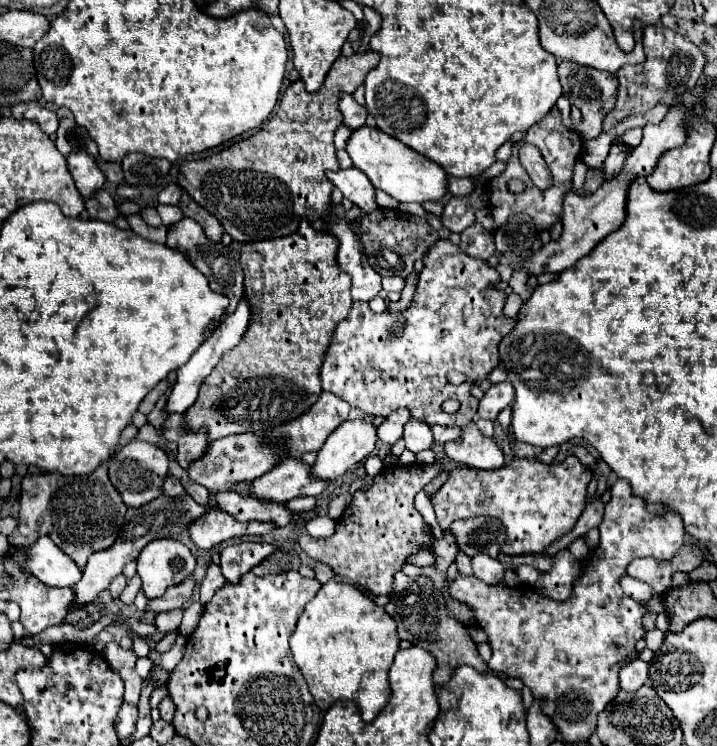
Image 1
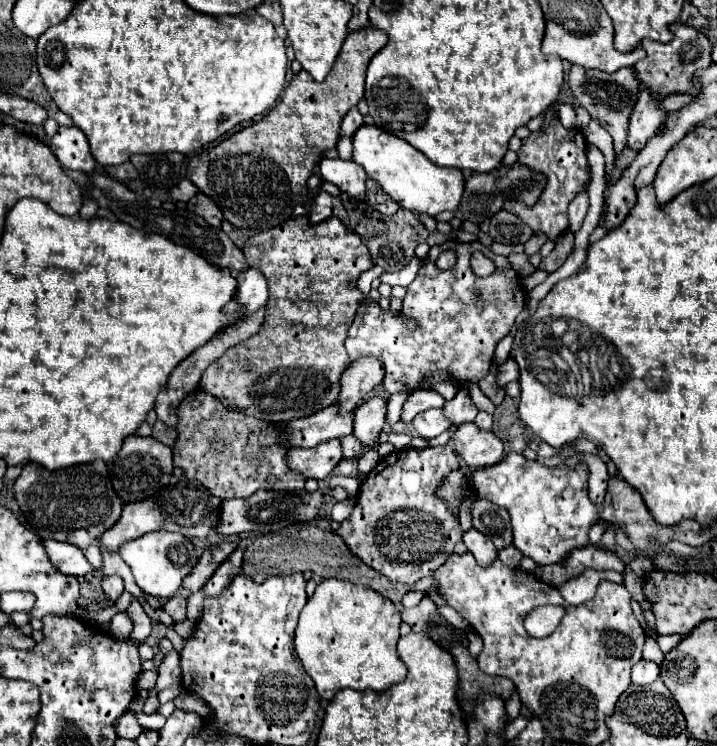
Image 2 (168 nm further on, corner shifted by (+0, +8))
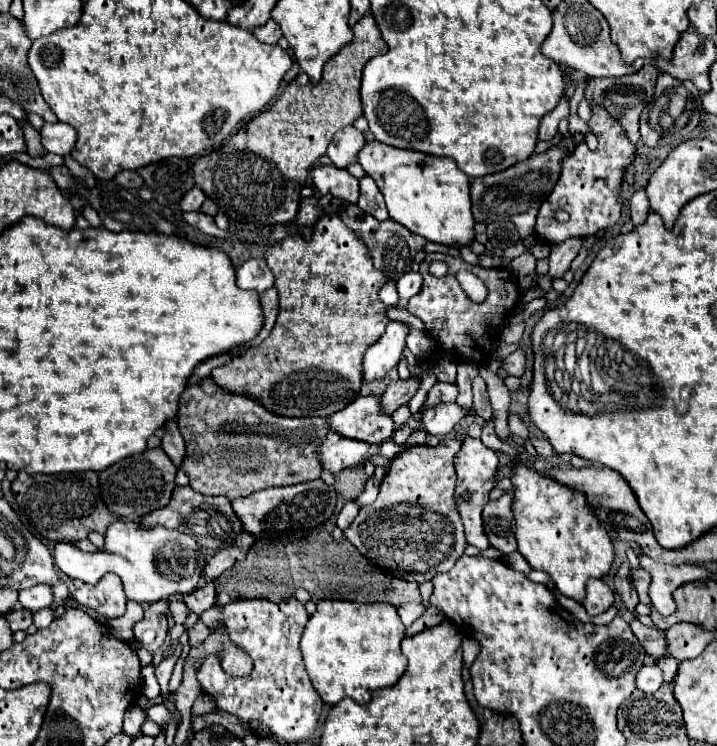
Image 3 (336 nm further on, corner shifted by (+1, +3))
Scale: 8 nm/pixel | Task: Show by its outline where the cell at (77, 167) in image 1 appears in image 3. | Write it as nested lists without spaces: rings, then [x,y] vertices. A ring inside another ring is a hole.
[[[45,123],[41,133],[41,143],[45,151],[57,153],[61,157],[69,157],[71,149],[75,149],[77,143],[77,131],[67,123]]]

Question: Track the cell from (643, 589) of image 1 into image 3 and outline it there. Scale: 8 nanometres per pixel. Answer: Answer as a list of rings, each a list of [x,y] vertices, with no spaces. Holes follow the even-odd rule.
[[[591,577],[587,581],[587,595],[583,599],[583,607],[589,615],[599,615],[603,611],[607,611],[611,605],[613,605],[613,591],[611,587],[603,581],[603,579],[597,579],[597,577]]]

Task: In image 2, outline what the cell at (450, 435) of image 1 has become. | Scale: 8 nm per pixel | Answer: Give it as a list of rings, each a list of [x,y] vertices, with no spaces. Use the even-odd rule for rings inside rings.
[[[458,390],[456,396],[446,402],[444,414],[446,414],[448,420],[452,420],[454,426],[460,426],[464,422],[474,422],[476,414],[478,414],[478,408],[472,402],[468,390]]]

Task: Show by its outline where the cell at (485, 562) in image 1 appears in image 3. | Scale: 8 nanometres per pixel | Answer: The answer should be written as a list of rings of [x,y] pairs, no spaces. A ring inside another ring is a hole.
[[[465,437],[461,451],[455,457],[455,469],[457,469],[457,491],[455,491],[455,499],[459,505],[459,513],[465,525],[465,539],[469,545],[477,547],[479,551],[485,551],[489,547],[489,541],[483,533],[483,525],[481,525],[481,509],[483,505],[489,501],[489,491],[495,487],[497,479],[497,453],[489,447],[485,447],[481,443],[481,439],[473,439],[473,437]]]

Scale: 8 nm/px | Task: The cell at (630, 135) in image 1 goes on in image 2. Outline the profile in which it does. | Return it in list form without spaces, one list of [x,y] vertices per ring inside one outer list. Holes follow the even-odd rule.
[[[674,94],[668,96],[660,102],[660,109],[665,112],[678,110],[695,100],[695,97],[690,94]]]

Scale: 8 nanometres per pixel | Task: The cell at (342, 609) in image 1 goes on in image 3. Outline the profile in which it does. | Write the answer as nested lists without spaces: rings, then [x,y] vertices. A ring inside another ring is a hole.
[[[323,599],[317,603],[317,611],[309,617],[309,623],[303,631],[303,637],[301,637],[301,655],[303,655],[303,661],[305,661],[305,669],[309,673],[309,679],[313,681],[313,687],[319,691],[321,699],[329,705],[335,705],[337,701],[341,701],[343,697],[351,697],[353,701],[359,701],[359,703],[367,703],[371,699],[371,693],[375,689],[381,689],[381,687],[391,687],[399,681],[399,677],[405,673],[405,667],[407,667],[407,659],[405,655],[401,653],[401,639],[405,637],[405,625],[401,623],[399,619],[399,613],[397,613],[397,607],[391,605],[391,603],[353,603],[353,601],[331,601],[331,599]]]

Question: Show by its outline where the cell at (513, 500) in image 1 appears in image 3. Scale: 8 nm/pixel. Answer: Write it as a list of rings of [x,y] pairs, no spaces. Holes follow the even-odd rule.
[[[523,463],[513,465],[513,475],[509,479],[515,487],[511,509],[517,525],[515,537],[519,543],[519,553],[533,569],[547,571],[553,577],[555,587],[565,597],[581,603],[587,579],[605,575],[613,563],[609,533],[593,515],[587,495],[579,489],[559,485],[559,481],[545,477]]]

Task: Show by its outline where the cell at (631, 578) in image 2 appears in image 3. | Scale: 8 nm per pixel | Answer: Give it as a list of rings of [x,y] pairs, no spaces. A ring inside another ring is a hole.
[[[627,565],[619,567],[613,583],[615,583],[615,591],[621,595],[623,603],[627,605],[627,609],[633,611],[635,605],[639,603],[639,599],[637,599],[637,593],[635,593],[635,587],[633,587],[633,581],[631,581],[631,571],[629,571]]]

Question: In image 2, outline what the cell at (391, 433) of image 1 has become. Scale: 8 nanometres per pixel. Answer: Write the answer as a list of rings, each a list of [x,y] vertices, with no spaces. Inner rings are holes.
[[[422,388],[422,390],[416,390],[412,392],[412,396],[406,400],[404,404],[404,412],[402,412],[402,420],[404,422],[412,422],[412,418],[428,408],[442,408],[444,406],[444,398],[434,392],[434,390],[428,390],[428,388]]]

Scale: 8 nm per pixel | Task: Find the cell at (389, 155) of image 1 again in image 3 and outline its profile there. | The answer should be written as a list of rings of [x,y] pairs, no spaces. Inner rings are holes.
[[[369,141],[361,147],[359,159],[365,173],[375,179],[381,189],[391,219],[419,233],[427,241],[443,245],[469,245],[473,239],[473,215],[469,199],[469,177],[459,171],[455,161],[447,157],[431,157],[411,149],[397,149],[379,141]]]

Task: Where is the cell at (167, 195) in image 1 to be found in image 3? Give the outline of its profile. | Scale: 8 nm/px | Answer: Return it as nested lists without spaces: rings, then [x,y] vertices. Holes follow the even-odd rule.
[[[193,187],[189,189],[183,199],[181,199],[181,209],[183,211],[199,211],[201,203],[205,201],[205,193],[199,189],[199,187]]]

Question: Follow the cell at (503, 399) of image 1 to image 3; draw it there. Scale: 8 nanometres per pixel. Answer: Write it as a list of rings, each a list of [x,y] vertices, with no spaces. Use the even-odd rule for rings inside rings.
[[[517,349],[515,353],[511,353],[505,361],[503,361],[503,369],[507,371],[507,375],[513,377],[521,377],[525,371],[525,353],[521,349]]]

